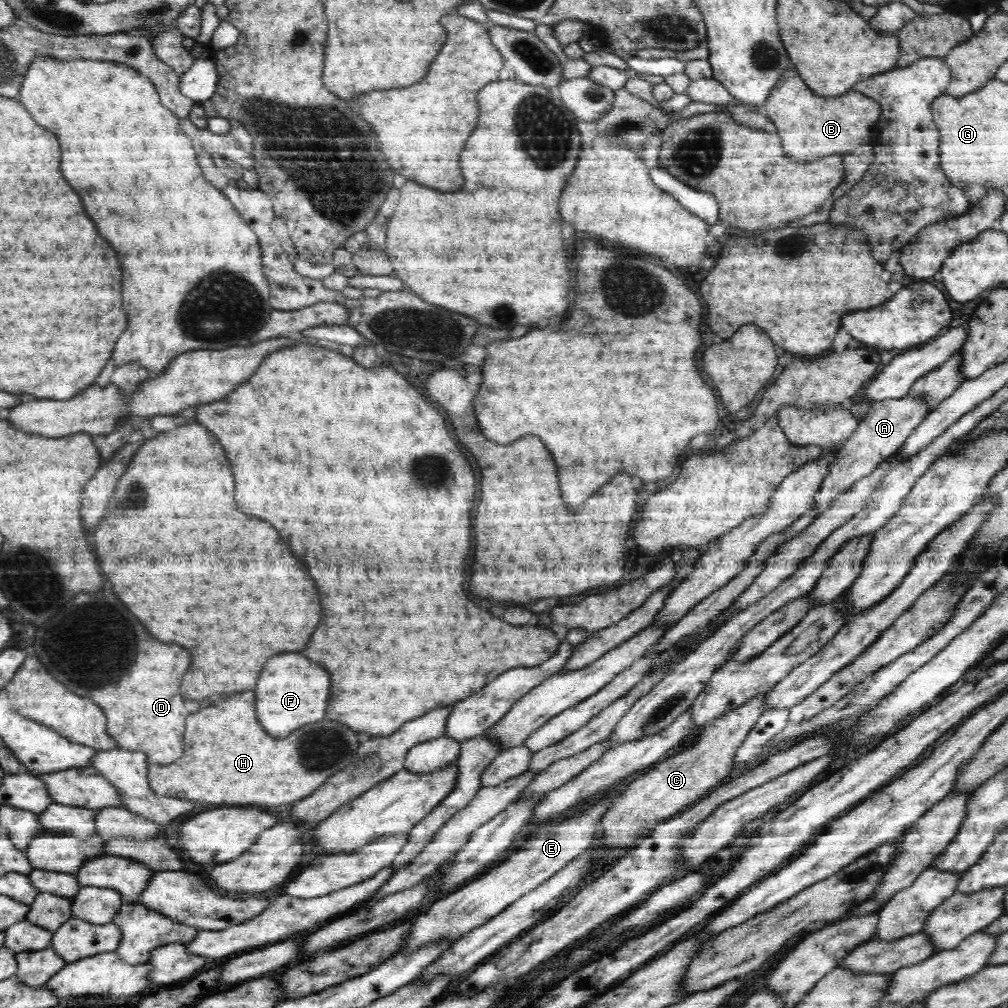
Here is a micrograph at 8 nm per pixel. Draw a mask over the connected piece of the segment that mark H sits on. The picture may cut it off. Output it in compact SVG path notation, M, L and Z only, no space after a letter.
M248 690L248 692L242 692L238 696L232 696L228 700L224 700L222 704L218 706L210 706L210 708L204 708L200 712L194 712L190 714L190 718L186 720L186 748L184 748L184 754L182 758L178 758L176 762L172 764L154 764L149 763L147 778L150 788L160 796L186 796L186 800L198 800L198 802L206 802L206 804L216 804L216 806L264 806L266 809L274 809L284 807L285 809L292 806L296 801L300 801L306 796L310 796L310 793L314 790L318 790L320 786L326 783L326 780L333 776L335 773L341 772L342 769L346 769L354 756L357 756L359 748L359 741L357 733L354 734L350 728L342 726L342 724L336 724L332 720L322 720L322 722L314 722L314 724L306 724L302 728L298 728L296 732L292 732L290 736L286 738L272 738L268 736L262 726L256 722L256 706L254 706L254 692Z

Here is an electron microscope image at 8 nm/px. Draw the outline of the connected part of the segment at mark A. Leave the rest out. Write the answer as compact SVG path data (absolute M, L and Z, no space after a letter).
M903 397L900 399L884 400L870 407L868 414L860 421L854 434L843 444L838 456L829 466L829 471L822 479L821 490L814 495L813 508L818 515L822 514L838 494L846 492L854 482L872 474L881 462L895 454L913 434L913 430L930 414L930 402L924 397Z

